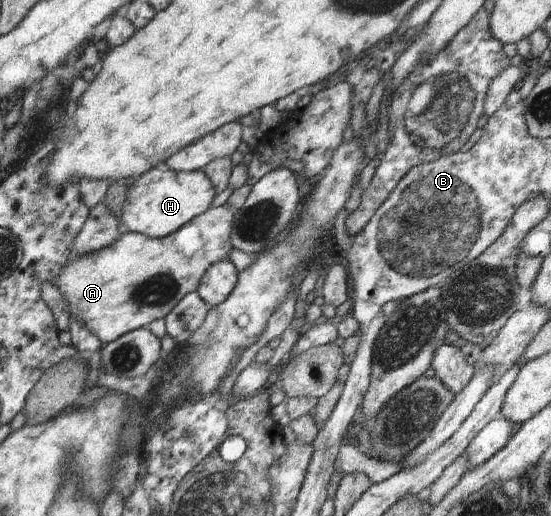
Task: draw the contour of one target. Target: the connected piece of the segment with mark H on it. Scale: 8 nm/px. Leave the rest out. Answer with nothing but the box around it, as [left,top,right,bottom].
[120,167,216,239]

